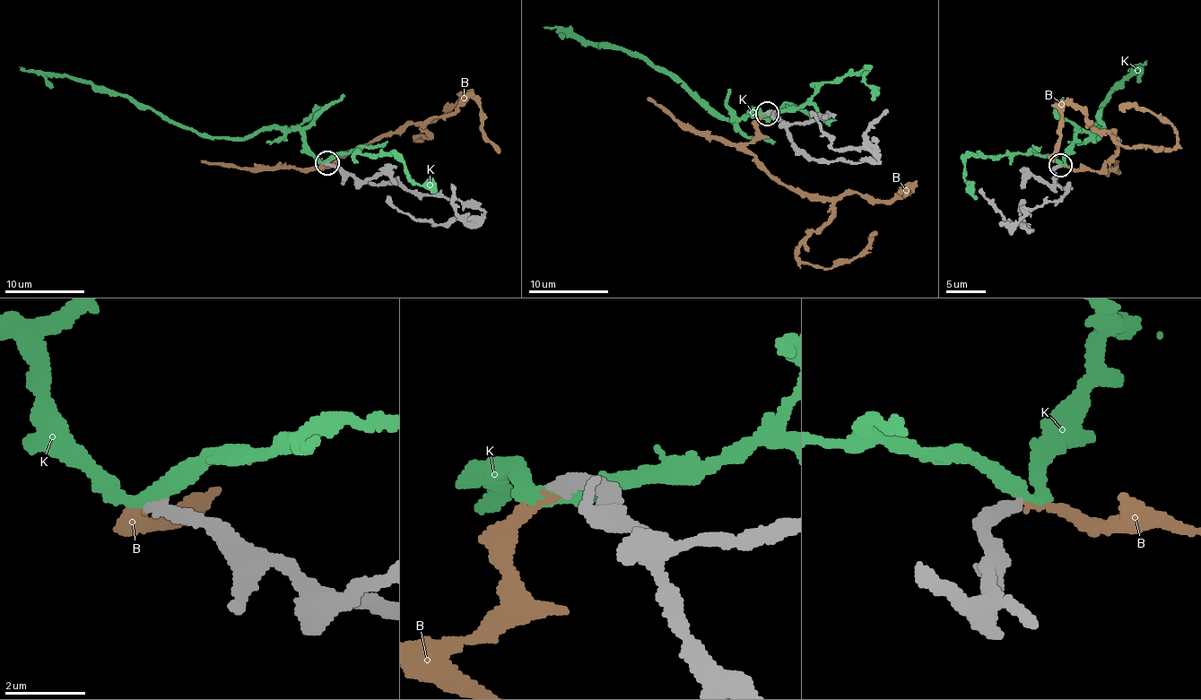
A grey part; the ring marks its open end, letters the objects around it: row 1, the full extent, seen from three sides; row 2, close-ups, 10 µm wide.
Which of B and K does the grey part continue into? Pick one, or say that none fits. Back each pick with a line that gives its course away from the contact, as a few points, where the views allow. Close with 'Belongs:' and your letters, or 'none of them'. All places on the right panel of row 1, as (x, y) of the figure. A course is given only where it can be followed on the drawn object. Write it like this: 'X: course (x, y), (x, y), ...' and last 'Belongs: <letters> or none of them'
B: course (1059, 166), (1103, 168), (1118, 145), (1110, 131), (1125, 148), (1176, 143), (1163, 121), (1138, 108), (1119, 109)
Belongs: B

